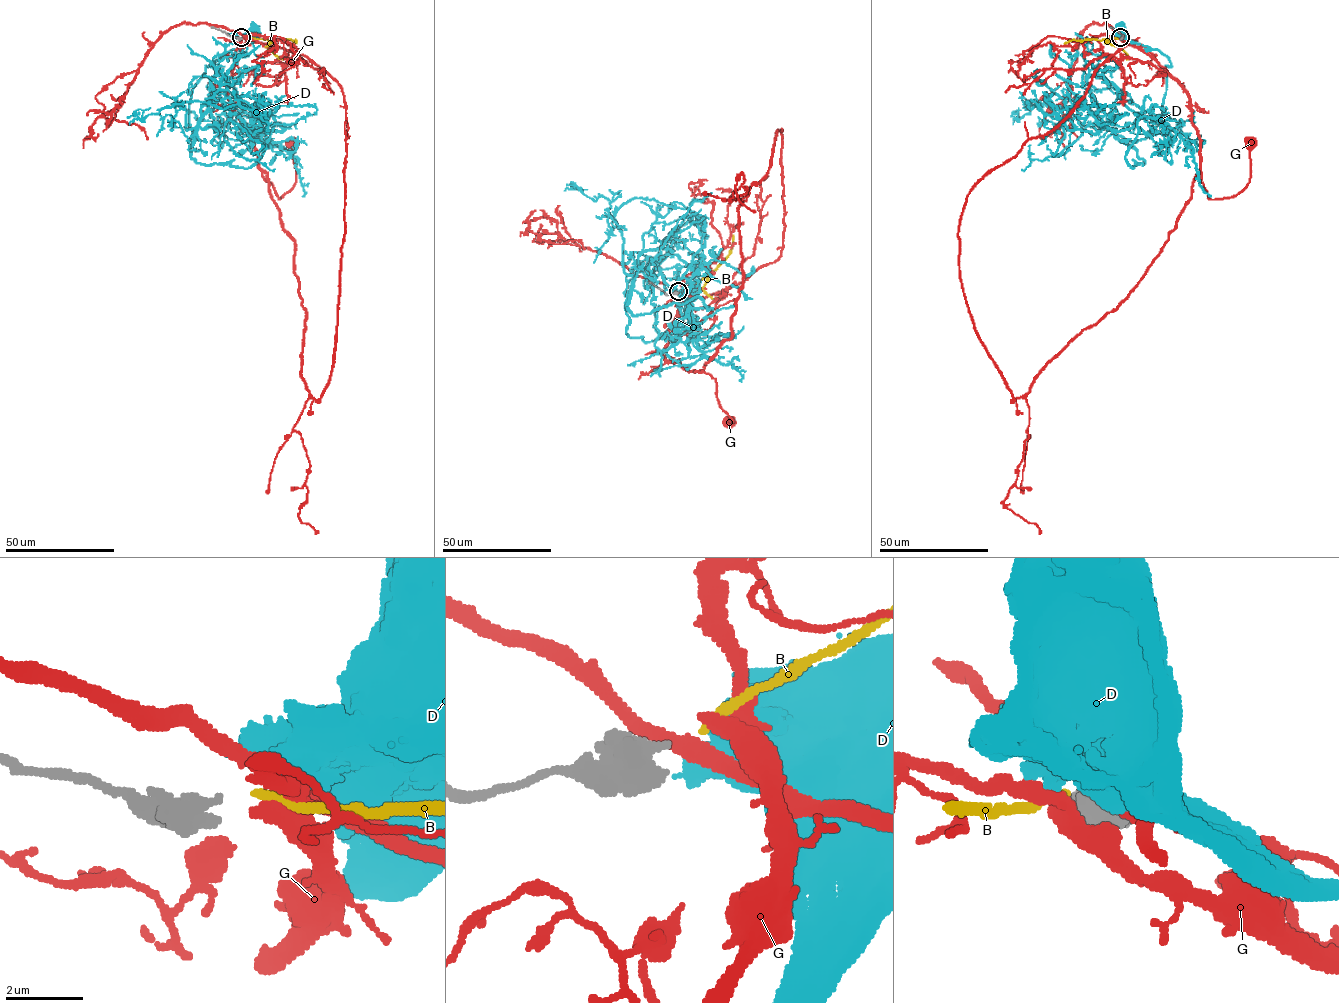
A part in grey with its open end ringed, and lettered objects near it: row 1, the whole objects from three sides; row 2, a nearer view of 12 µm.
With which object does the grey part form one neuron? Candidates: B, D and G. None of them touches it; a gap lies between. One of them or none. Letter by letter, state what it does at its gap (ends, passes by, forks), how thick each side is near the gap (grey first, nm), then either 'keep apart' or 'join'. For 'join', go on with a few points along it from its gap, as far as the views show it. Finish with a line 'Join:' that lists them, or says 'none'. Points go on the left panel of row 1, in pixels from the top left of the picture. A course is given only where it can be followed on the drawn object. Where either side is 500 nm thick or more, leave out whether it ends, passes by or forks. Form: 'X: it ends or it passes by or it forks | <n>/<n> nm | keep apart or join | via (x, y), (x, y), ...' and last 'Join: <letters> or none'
B: it ends | 320/220 nm | join | via (243, 37), (295, 39), (297, 43)
D: 320/600 nm | keep apart
G: it passes by | 320/380 nm | keep apart
Join: B

